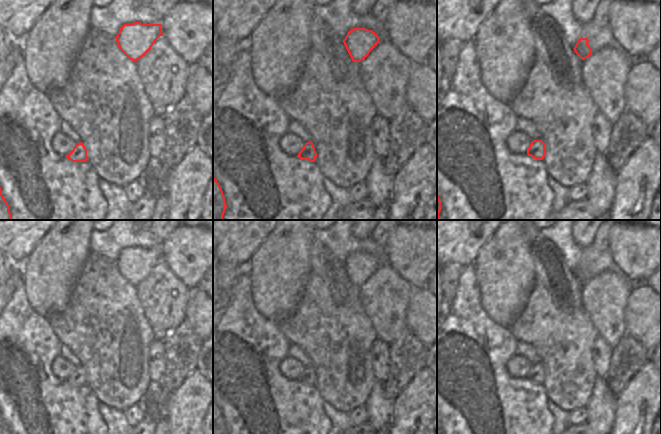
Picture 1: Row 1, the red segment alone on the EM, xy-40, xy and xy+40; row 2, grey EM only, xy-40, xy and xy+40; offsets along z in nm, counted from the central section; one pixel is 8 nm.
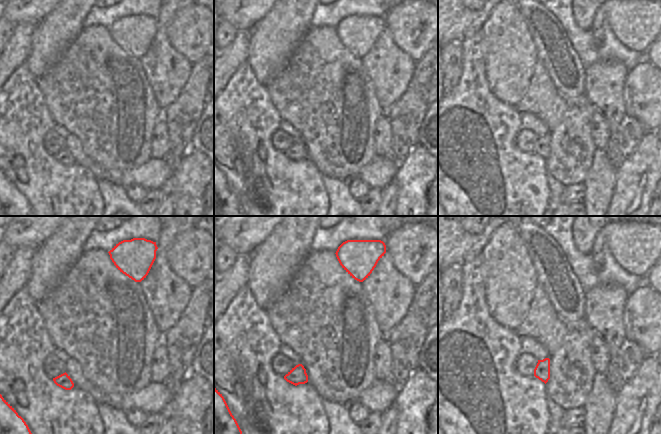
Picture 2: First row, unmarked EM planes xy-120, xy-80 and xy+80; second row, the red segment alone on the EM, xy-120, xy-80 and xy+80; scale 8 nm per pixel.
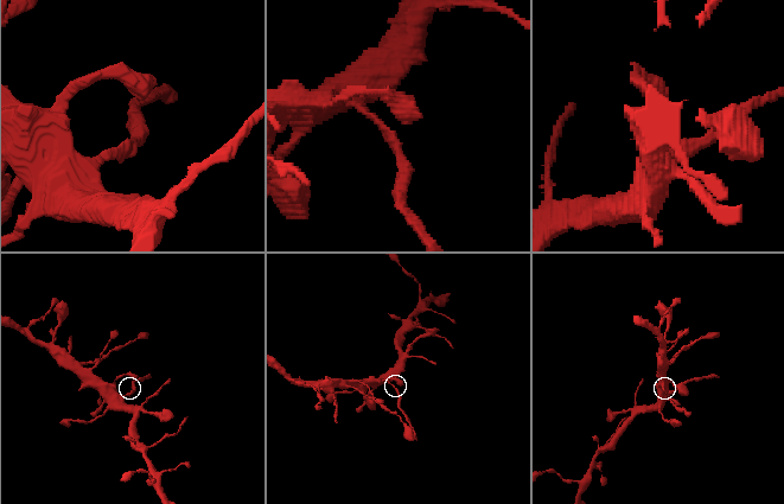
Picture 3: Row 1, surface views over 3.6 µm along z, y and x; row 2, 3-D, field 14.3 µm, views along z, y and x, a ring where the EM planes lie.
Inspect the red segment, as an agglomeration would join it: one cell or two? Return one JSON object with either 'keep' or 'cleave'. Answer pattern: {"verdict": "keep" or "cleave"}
{"verdict": "cleave"}

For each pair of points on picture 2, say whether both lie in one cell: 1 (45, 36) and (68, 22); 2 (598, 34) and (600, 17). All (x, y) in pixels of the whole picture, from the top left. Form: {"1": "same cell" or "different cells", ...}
{"1": "same cell", "2": "same cell"}

